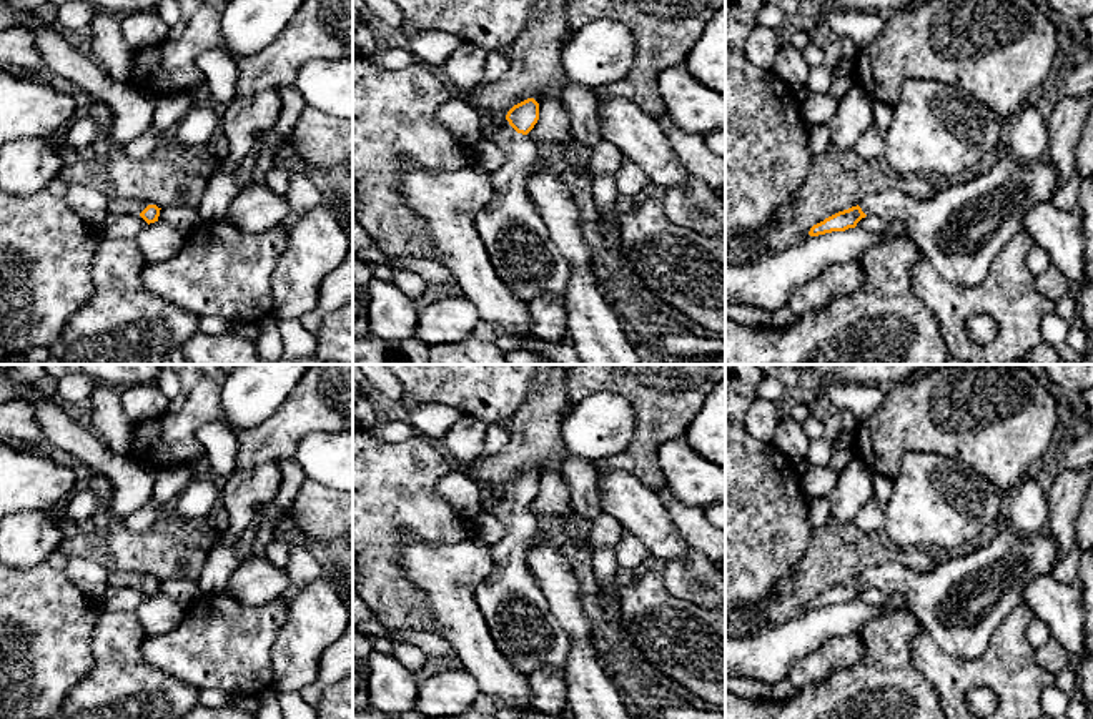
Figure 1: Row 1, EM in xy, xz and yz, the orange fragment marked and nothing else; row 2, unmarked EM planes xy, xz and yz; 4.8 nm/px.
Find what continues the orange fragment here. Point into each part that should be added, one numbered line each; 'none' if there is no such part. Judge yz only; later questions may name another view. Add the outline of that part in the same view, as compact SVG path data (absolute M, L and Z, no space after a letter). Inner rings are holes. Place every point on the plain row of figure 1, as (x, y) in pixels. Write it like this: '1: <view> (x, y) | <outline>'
1: yz (964, 599) | M1003 524L988 544L958 554L933 569L918 573L890 561L865 569L858 579L865 588L907 596L907 609L930 627L937 646L950 656L975 659L985 652L998 624L1021 602L1023 588L1040 574L1050 574L1058 559L1058 544L1050 528L1021 534Z

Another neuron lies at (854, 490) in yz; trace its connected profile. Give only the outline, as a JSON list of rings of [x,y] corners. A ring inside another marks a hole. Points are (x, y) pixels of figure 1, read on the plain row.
[[[853,456],[848,466],[838,474],[835,489],[828,496],[832,519],[853,523],[858,511],[873,498],[873,473]]]

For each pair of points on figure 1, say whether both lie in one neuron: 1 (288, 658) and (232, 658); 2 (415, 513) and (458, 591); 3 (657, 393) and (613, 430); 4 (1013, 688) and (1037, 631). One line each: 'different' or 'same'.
1: different
2: different
3: different
4: different

